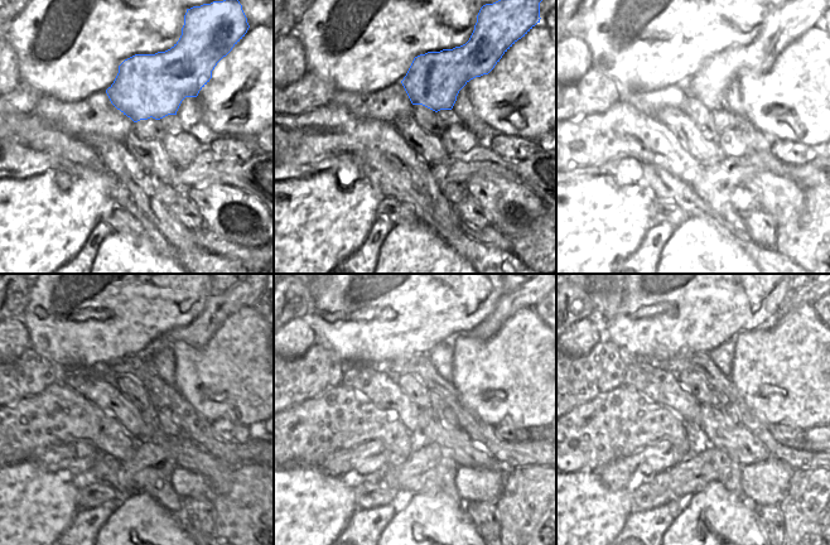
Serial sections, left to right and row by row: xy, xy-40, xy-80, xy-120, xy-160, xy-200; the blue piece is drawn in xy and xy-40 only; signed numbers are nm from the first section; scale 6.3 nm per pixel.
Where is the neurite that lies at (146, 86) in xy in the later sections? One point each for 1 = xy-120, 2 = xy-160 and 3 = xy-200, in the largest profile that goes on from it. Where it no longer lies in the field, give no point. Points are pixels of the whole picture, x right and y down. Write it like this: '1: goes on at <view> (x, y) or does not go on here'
1: goes on at xy-120 (220, 307)
2: goes on at xy-160 (510, 303)
3: goes on at xy-200 (795, 299)

